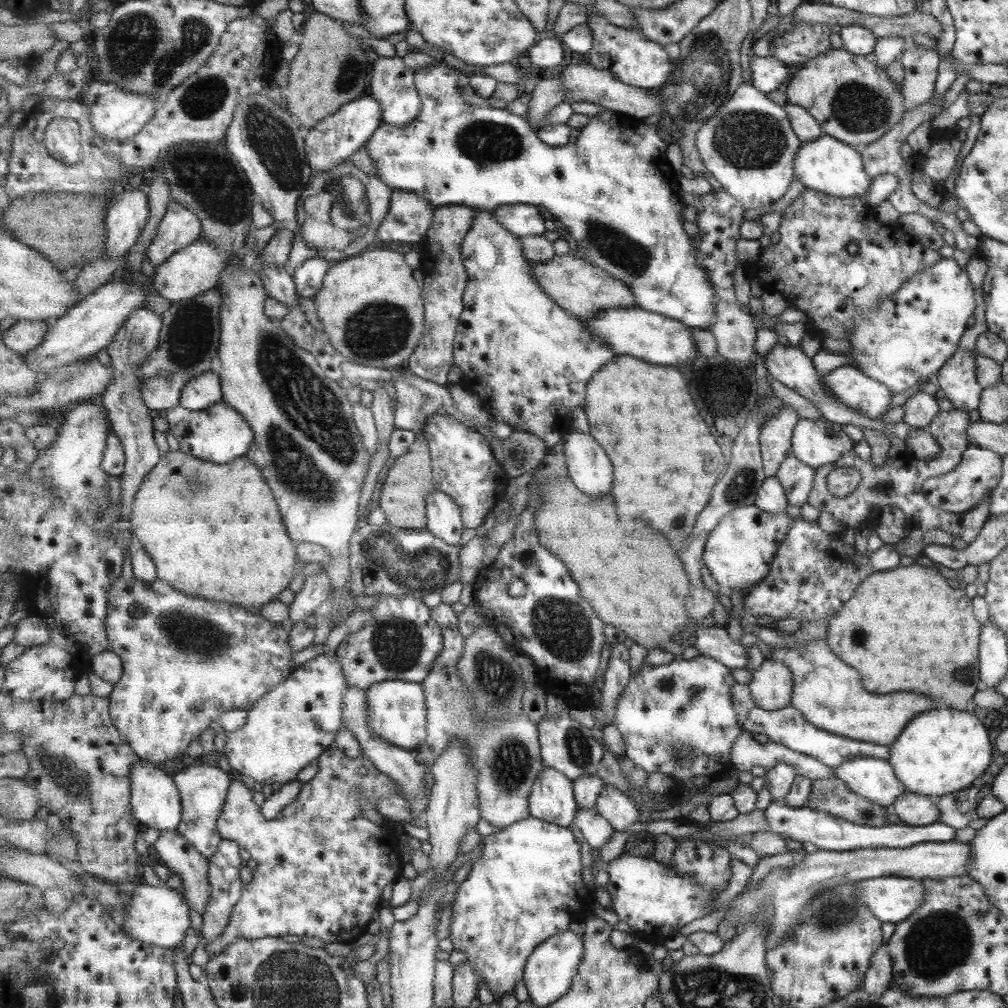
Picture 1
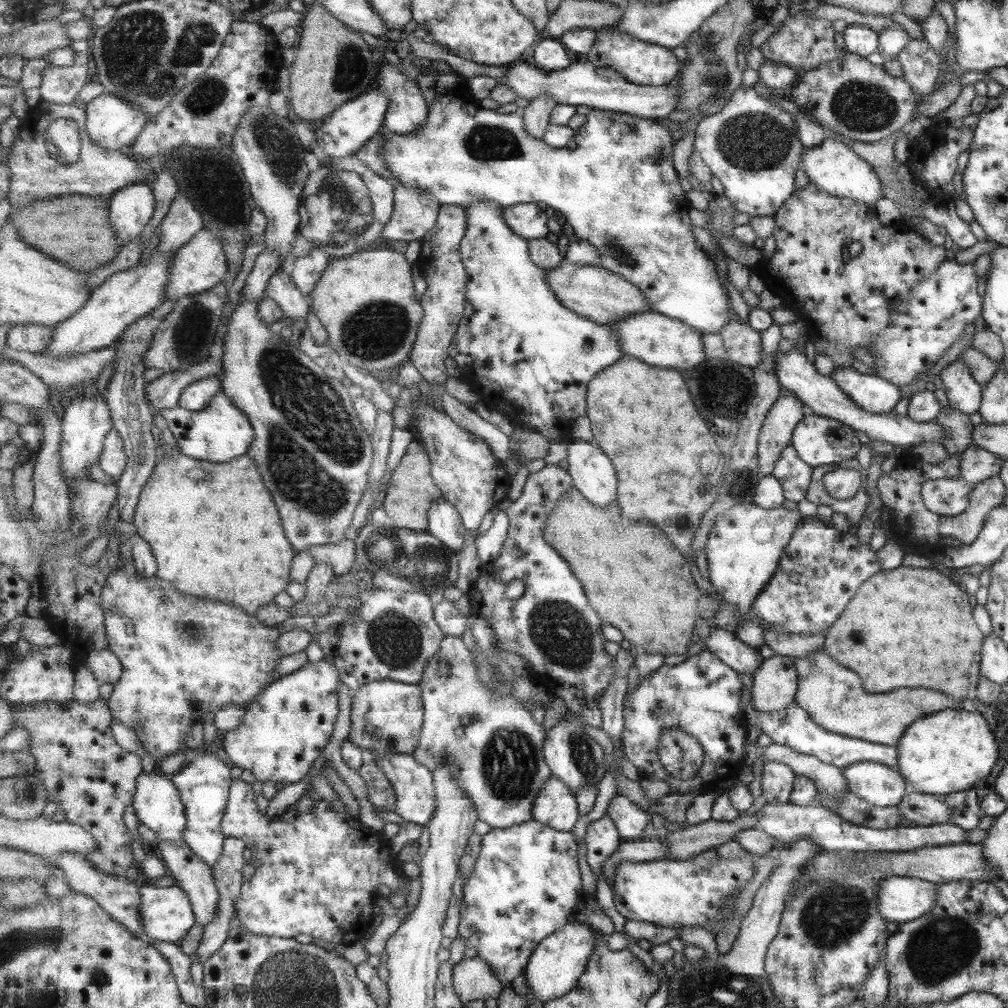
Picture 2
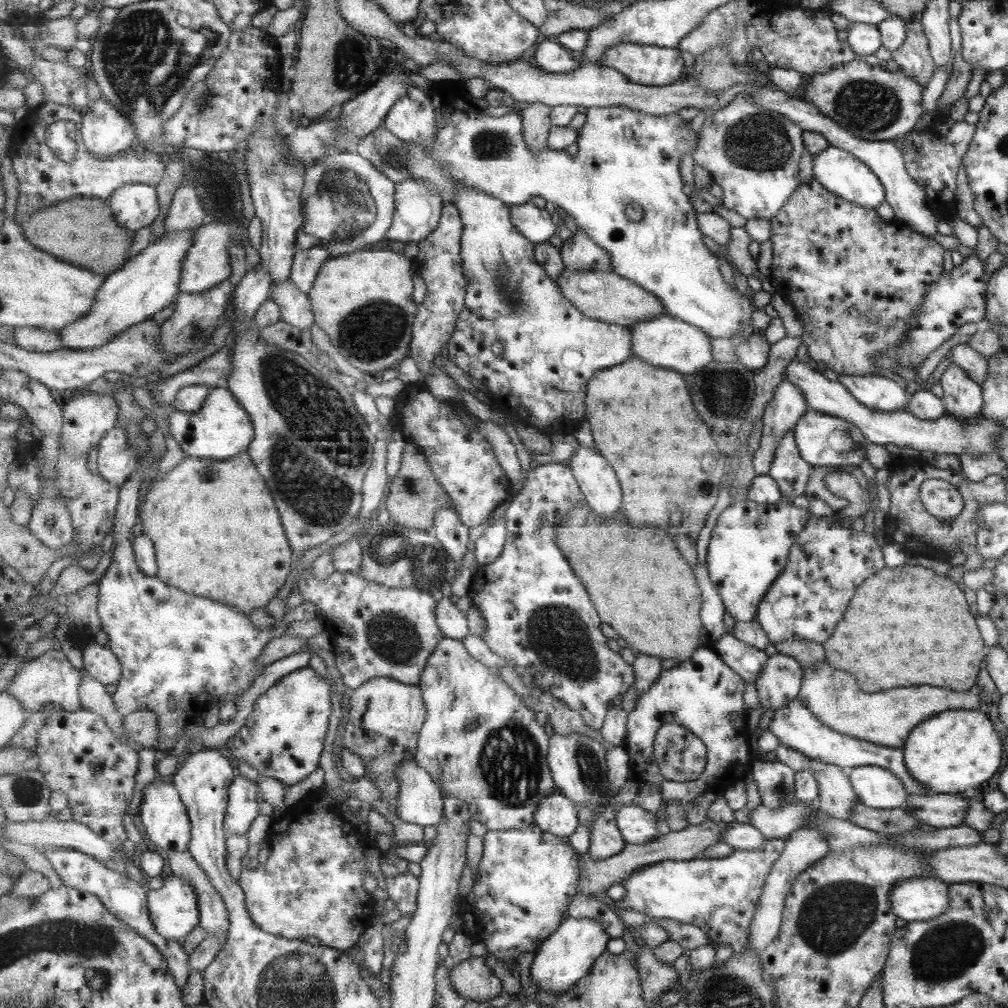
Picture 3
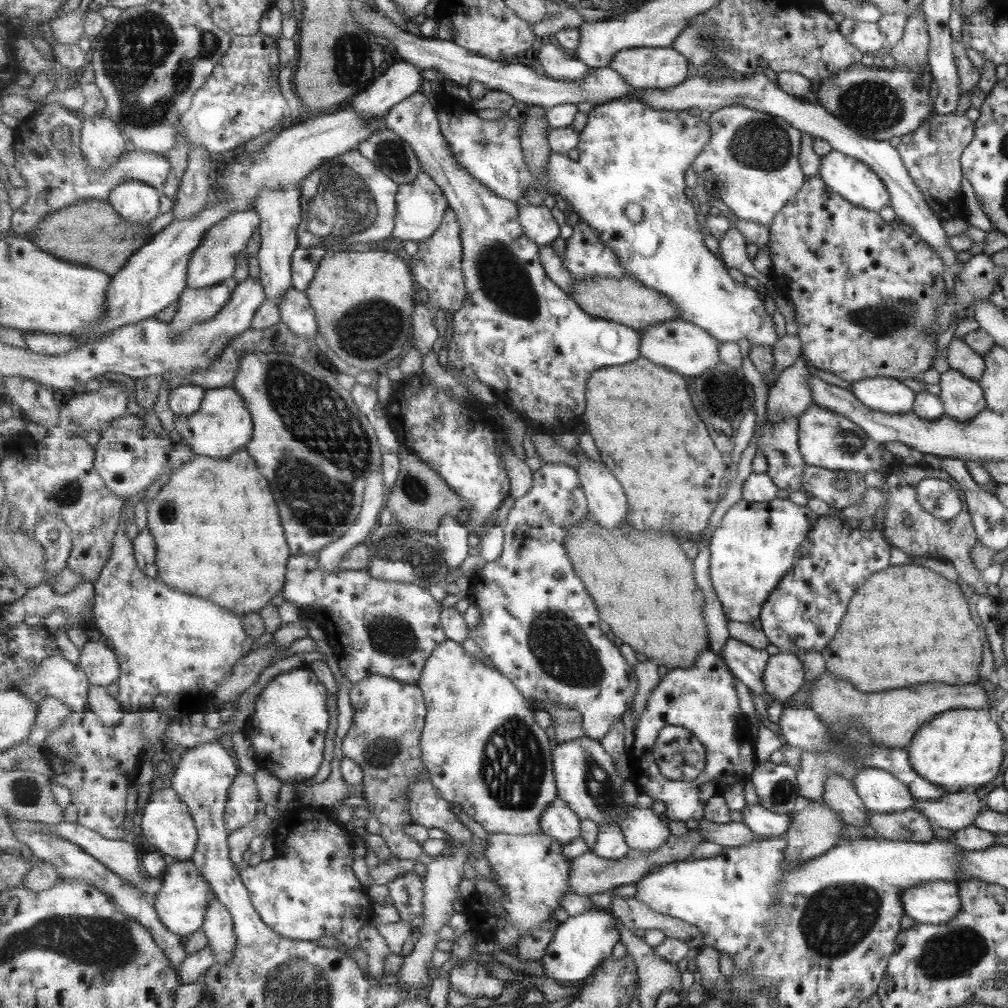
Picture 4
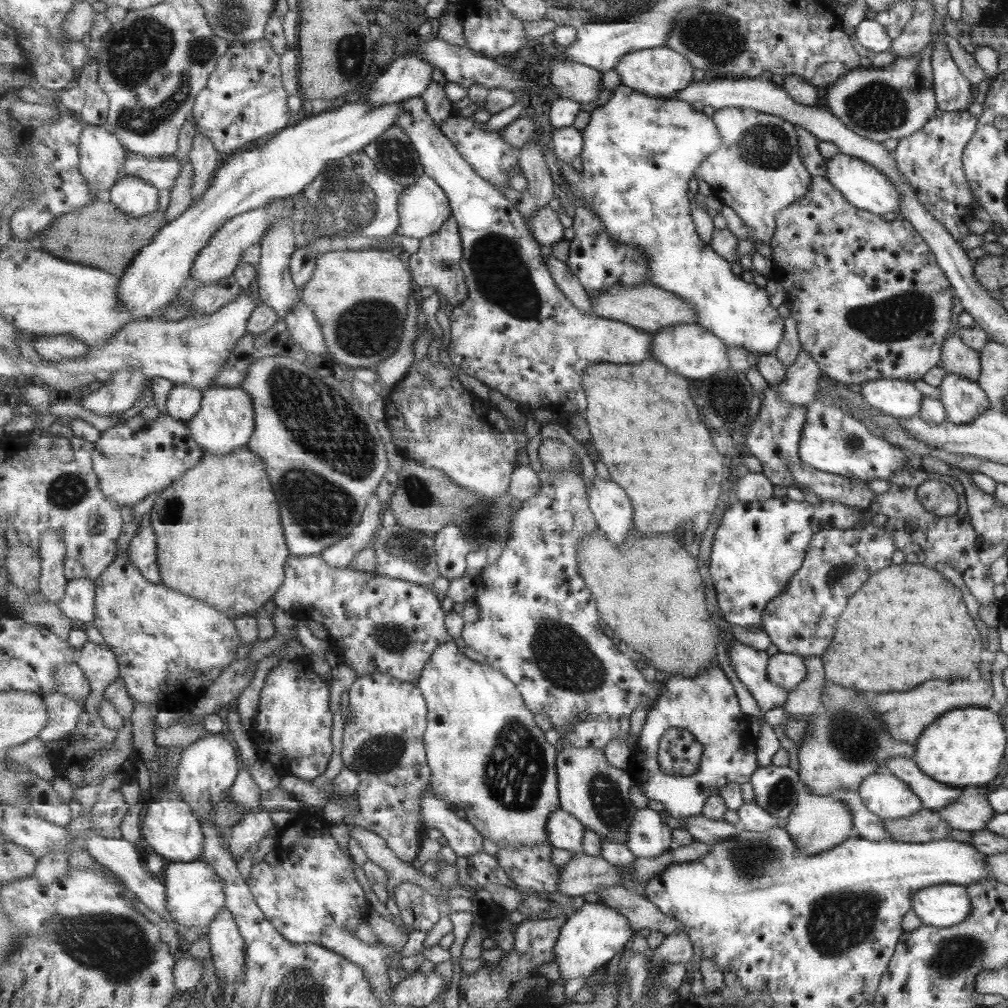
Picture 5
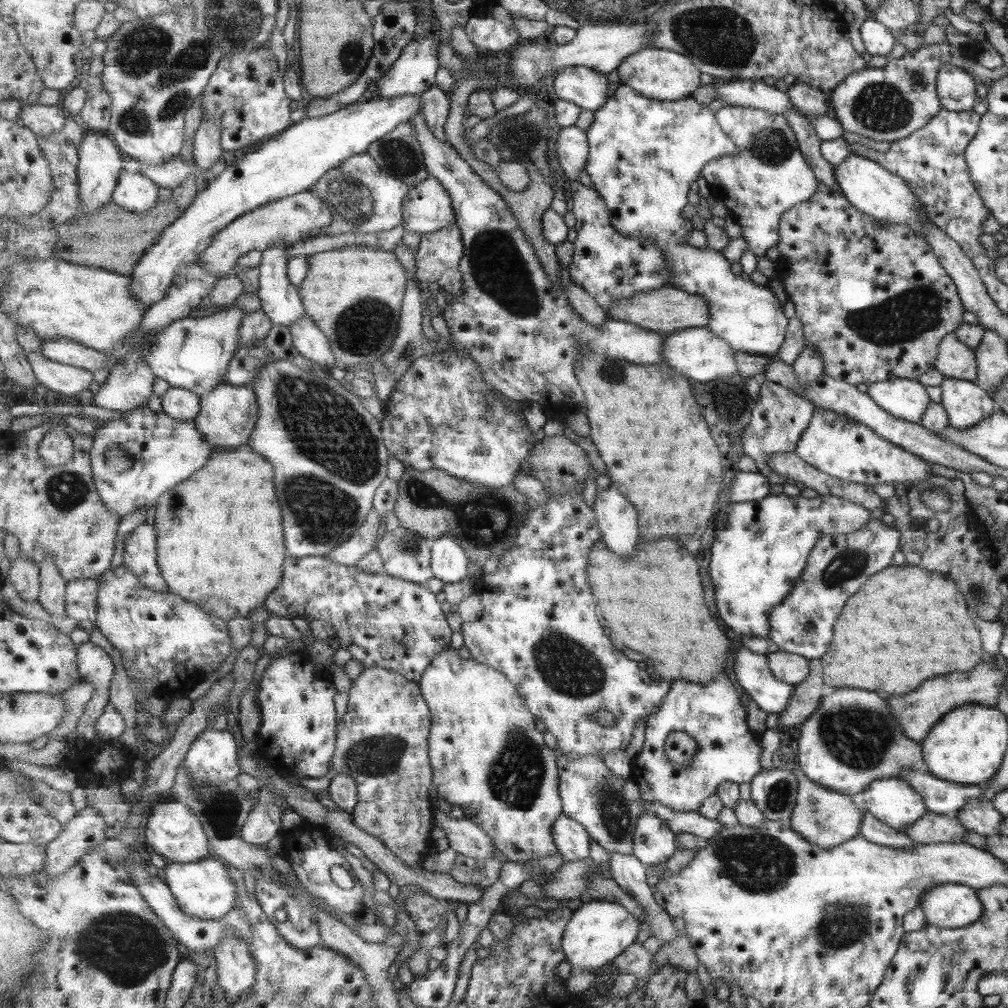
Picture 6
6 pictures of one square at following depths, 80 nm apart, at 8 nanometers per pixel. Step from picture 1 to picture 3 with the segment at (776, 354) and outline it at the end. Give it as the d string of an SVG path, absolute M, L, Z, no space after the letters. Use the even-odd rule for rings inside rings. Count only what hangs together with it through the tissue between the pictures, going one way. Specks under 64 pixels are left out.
M796 358L787 363L782 378L792 382L797 390L800 390L807 407L815 412L828 413L849 421L860 429L867 441L879 444L879 446L894 444L913 448L919 452L928 450L937 454L954 454L955 456L961 453L973 453L974 455L995 453L992 438L1003 428L1001 423L984 417L981 417L977 423L963 425L951 416L943 415L933 420L921 420L906 410L886 413L874 411L872 408L869 409L859 404L839 381L827 379L821 372L811 369L809 365Z

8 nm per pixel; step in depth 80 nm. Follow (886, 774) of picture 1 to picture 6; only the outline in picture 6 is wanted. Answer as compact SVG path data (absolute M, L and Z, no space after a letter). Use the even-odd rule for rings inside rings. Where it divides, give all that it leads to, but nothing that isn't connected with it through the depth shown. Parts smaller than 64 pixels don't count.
M897 777L872 780L861 791L863 810L893 830L907 828L926 808L921 796Z

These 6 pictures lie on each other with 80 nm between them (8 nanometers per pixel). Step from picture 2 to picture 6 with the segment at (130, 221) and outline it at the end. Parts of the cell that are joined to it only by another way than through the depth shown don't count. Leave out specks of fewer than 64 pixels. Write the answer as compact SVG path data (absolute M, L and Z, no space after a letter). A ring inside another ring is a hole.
M123 171L112 200L128 212L145 213L158 203L159 187L140 171L133 174Z

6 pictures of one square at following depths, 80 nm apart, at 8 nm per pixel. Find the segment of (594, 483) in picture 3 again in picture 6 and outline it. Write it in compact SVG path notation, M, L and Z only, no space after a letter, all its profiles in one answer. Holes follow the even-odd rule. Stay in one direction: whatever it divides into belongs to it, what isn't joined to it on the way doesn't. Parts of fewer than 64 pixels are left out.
M617 488L599 489L594 502L594 511L600 521L600 529L602 538L608 544L607 548L611 552L615 552L623 558L623 556L631 556L637 550L637 540L639 540L639 514L635 510L635 506L627 500L627 496L617 490Z

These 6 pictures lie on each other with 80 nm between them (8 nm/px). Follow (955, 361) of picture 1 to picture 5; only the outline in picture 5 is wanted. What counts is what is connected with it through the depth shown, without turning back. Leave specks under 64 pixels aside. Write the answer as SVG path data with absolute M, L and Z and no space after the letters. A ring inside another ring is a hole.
M945 373L937 390L945 419L956 425L971 423L990 406L984 389L966 377Z

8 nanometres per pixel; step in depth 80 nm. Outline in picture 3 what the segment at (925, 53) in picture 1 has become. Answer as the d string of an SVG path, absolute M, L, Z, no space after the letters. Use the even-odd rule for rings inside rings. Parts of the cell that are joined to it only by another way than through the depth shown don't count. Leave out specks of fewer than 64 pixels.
M918 20L906 25L903 44L890 54L893 62L899 66L899 72L911 77L914 84L924 89L936 69L936 64L930 57L928 42Z

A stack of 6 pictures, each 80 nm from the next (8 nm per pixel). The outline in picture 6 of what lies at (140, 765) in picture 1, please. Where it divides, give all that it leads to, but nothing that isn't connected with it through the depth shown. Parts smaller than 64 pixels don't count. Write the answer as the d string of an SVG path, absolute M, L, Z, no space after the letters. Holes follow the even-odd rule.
M179 801L156 803L151 809L144 834L153 852L173 863L194 863L208 858L211 846L208 833L193 809Z

